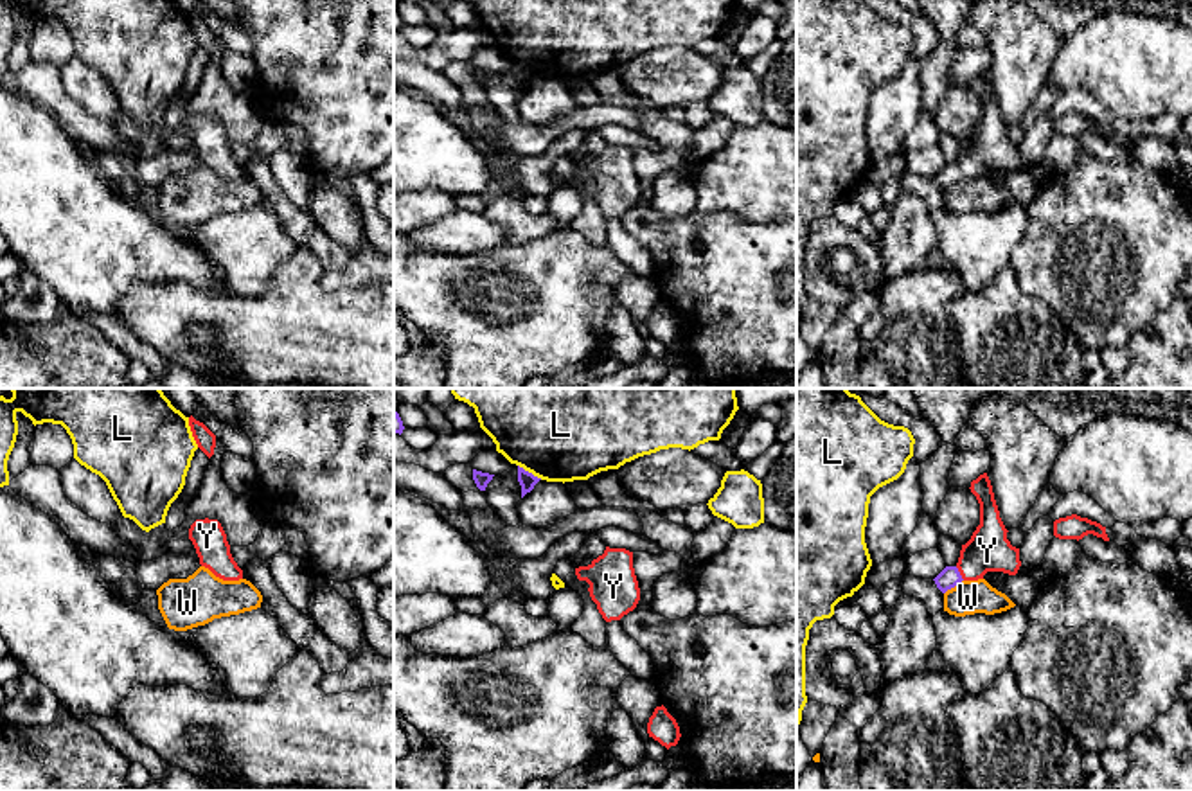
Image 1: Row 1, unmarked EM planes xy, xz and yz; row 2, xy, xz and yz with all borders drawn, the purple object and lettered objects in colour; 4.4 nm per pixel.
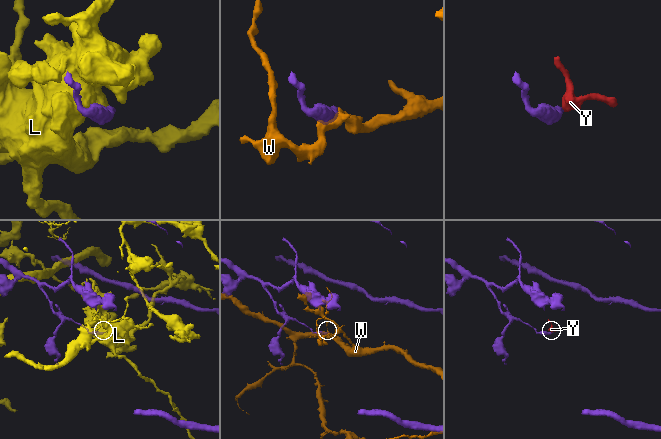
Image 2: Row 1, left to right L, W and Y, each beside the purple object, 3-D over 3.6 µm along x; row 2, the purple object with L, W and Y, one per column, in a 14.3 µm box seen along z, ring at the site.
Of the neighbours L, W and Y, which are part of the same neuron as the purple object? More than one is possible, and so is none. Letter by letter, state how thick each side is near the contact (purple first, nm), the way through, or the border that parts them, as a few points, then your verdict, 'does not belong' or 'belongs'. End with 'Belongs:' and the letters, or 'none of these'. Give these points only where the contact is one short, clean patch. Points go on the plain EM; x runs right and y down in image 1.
L: calibres 80 and 360 nm; does not belong
W: calibres 90 and 160 nm; border yz (962, 177), (944, 191); does not belong
Y: calibres 90 and 190 nm; way yz (950, 173), (959, 171), (987, 148); belongs
Belongs: Y

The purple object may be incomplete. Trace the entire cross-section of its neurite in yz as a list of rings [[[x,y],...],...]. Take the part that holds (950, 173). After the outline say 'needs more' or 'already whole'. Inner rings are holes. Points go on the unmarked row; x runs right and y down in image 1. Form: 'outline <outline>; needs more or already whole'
outline [[[987,70],[971,79],[971,90],[980,101],[980,122],[971,137],[962,142],[958,160],[946,164],[933,178],[946,191],[962,178],[983,176],[987,169],[1016,173],[1021,158],[1019,146],[1007,137],[1007,126],[1000,115],[992,83]]]; needs more

